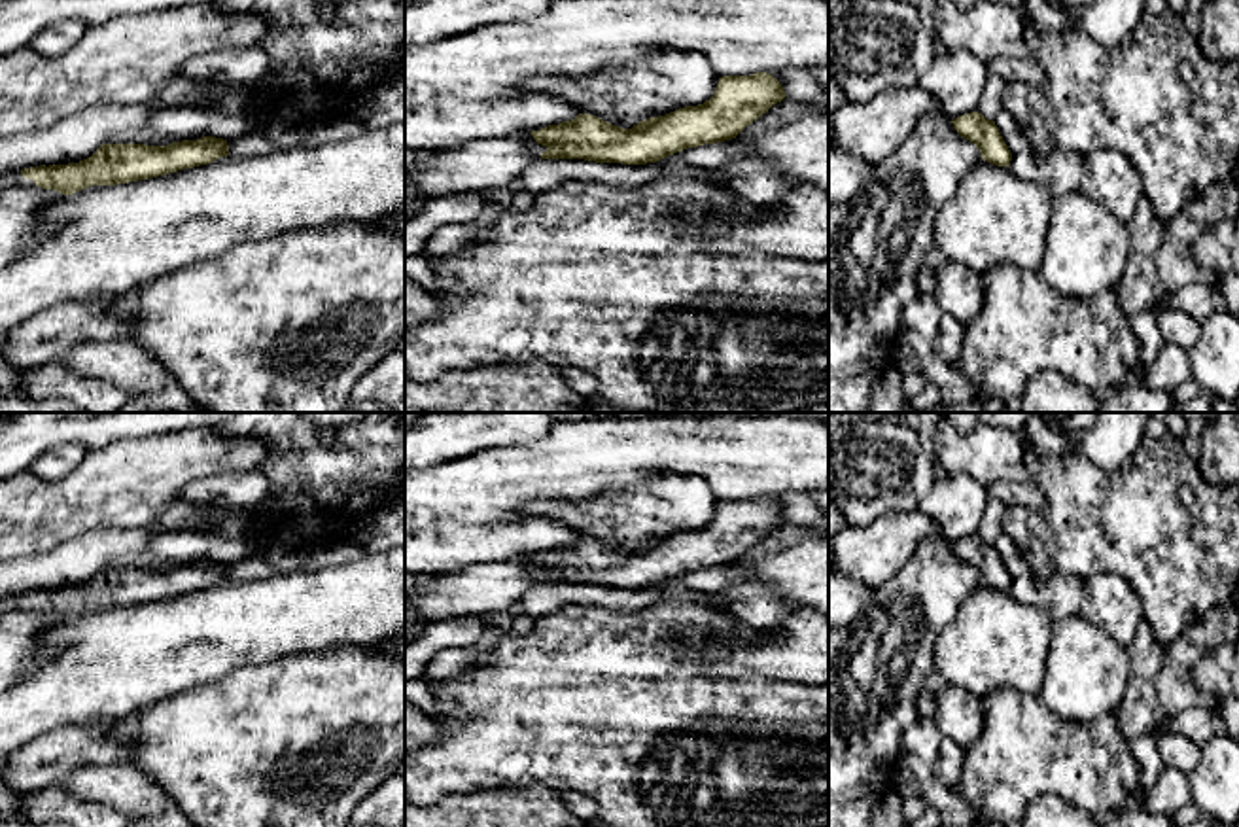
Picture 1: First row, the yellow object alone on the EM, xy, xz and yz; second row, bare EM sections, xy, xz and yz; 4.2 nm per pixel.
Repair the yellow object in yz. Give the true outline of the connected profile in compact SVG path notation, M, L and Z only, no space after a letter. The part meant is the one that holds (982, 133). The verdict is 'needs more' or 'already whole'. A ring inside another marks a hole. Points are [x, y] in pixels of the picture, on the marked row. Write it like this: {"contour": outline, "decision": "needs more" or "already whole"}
{"contour": "M970 112L951 119L951 123L963 138L980 150L984 161L997 167L1010 167L1012 153L995 121L986 119L980 112Z", "decision": "already whole"}

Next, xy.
{"contour": "M202 136L168 146L102 144L91 157L68 165L40 165L0 176L0 189L38 185L72 195L91 185L117 185L214 163L229 155L227 140Z", "decision": "needs more"}

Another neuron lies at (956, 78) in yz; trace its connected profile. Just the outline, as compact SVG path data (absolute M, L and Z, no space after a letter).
M946 51L934 57L919 85L938 100L946 117L955 119L978 112L989 72L989 64L974 53Z

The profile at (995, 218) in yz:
M982 159L936 212L934 246L980 276L997 265L1038 273L1052 201L1044 185Z

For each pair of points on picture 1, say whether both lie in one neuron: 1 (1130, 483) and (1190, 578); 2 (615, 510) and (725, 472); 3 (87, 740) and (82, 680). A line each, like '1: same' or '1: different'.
1: same
2: different
3: different

